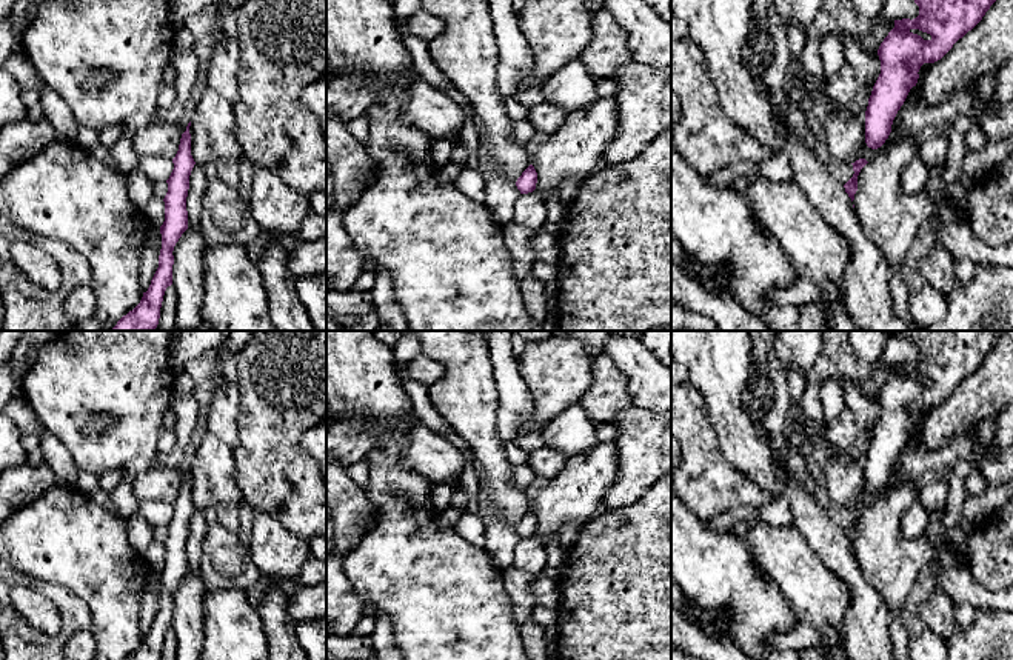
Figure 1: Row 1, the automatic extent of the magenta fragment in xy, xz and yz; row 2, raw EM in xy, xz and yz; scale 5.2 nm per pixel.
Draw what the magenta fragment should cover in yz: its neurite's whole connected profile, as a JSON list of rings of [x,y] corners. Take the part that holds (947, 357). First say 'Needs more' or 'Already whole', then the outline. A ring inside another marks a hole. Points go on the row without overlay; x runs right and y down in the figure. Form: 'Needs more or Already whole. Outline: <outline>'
Already whole. Outline: [[[890,331],[891,335],[898,335],[913,343],[919,351],[919,360],[913,365],[894,365],[894,372],[888,377],[878,394],[881,418],[873,431],[865,455],[865,488],[868,492],[878,494],[888,483],[898,455],[904,449],[910,434],[918,428],[921,411],[924,408],[941,405],[959,383],[971,375],[996,346],[1002,332],[1004,331]]]

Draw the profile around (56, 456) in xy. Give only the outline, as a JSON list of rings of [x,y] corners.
[[[46,428],[38,434],[43,462],[54,471],[55,483],[74,488],[79,475],[79,468],[68,449]]]

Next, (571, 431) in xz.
[[[580,403],[570,405],[543,426],[543,442],[567,458],[583,455],[597,445],[596,426]]]

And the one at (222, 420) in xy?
[[[223,380],[223,385],[214,391],[208,414],[208,432],[236,449],[239,446],[237,417],[240,414],[240,391],[236,382]]]

